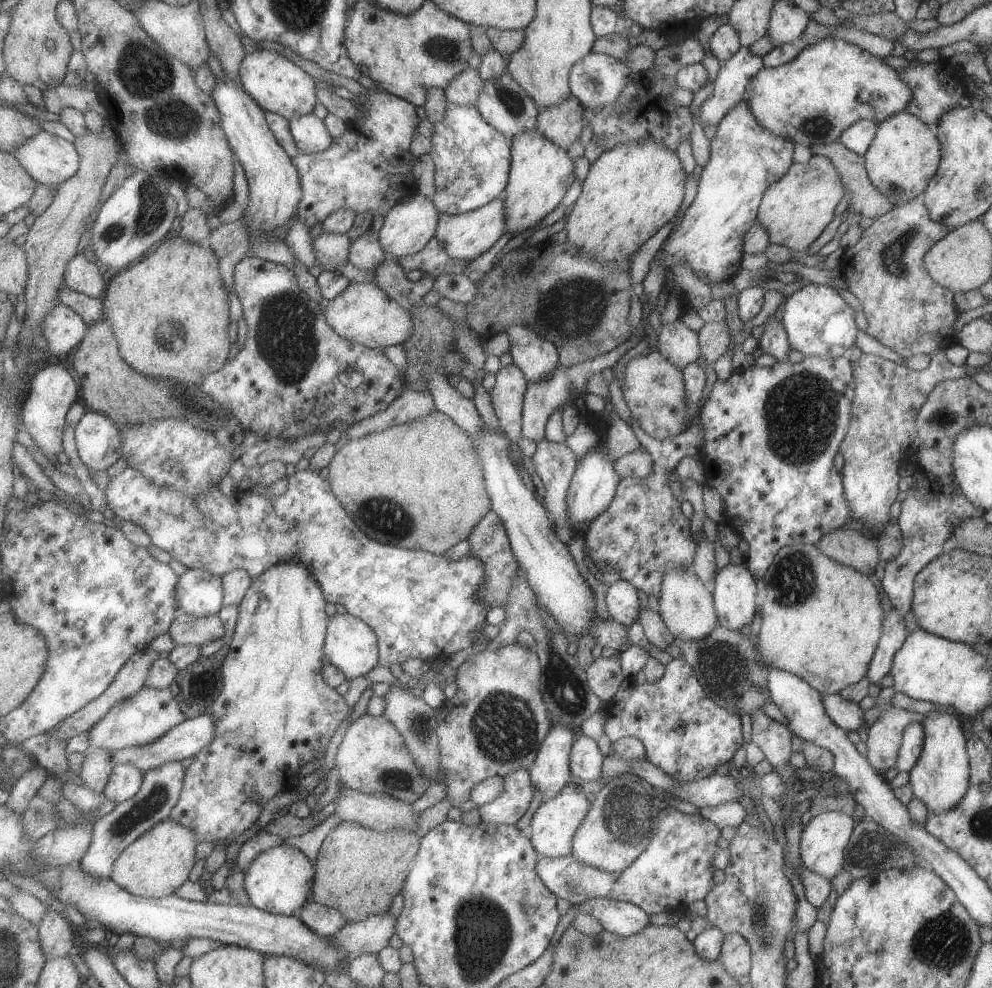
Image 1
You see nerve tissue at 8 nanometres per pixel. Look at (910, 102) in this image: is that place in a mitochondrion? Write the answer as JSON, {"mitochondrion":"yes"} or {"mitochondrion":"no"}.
{"mitochondrion":"no"}

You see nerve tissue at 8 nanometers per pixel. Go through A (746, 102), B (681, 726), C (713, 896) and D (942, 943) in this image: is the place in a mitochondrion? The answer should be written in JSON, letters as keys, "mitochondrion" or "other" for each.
{"A":"other","B":"other","C":"other","D":"mitochondrion"}

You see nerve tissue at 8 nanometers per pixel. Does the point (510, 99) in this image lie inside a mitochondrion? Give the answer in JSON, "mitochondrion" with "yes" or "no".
{"mitochondrion":"yes"}

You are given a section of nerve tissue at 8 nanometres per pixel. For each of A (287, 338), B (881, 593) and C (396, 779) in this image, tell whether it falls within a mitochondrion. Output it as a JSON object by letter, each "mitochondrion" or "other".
{"A":"mitochondrion","B":"other","C":"mitochondrion"}

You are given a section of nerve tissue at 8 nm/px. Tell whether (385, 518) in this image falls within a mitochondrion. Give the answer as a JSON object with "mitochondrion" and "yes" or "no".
{"mitochondrion":"yes"}

